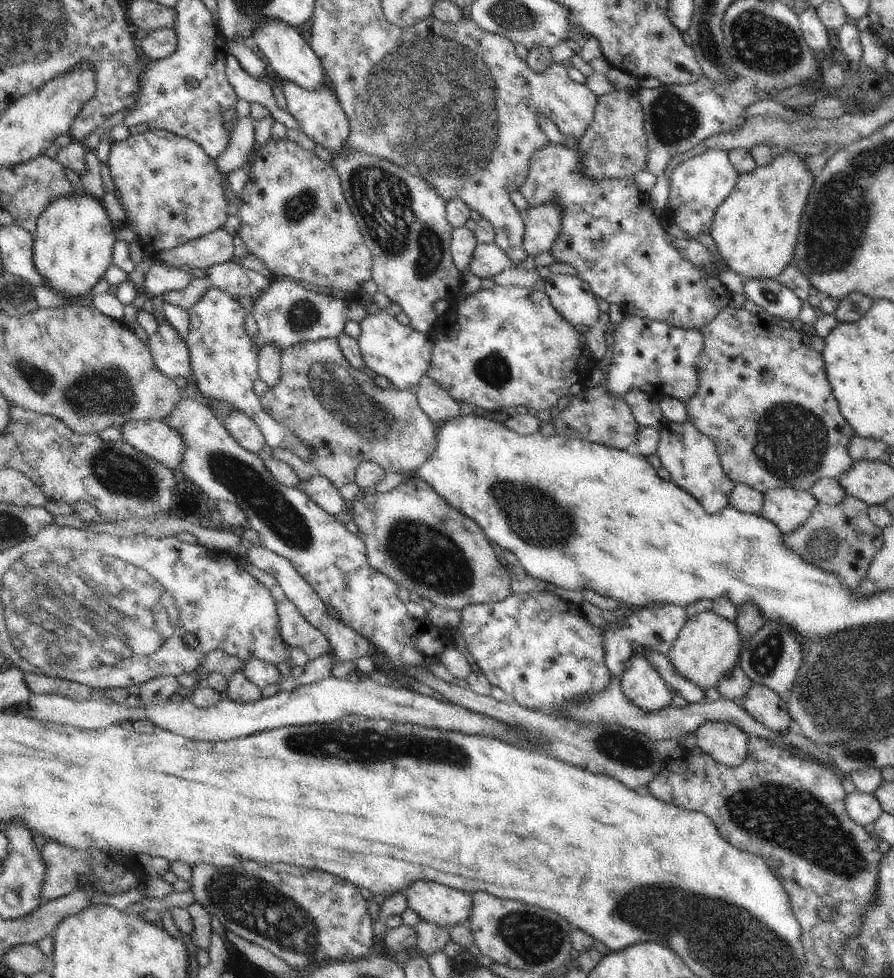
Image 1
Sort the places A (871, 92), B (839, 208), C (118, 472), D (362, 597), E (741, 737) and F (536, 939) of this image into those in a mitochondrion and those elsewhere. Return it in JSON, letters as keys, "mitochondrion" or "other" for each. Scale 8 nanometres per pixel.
{"A":"other","B":"mitochondrion","C":"mitochondrion","D":"other","E":"other","F":"mitochondrion"}

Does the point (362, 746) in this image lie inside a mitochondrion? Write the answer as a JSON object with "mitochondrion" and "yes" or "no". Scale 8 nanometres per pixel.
{"mitochondrion":"yes"}

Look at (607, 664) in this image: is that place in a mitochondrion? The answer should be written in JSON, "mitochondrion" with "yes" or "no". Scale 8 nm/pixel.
{"mitochondrion":"no"}

